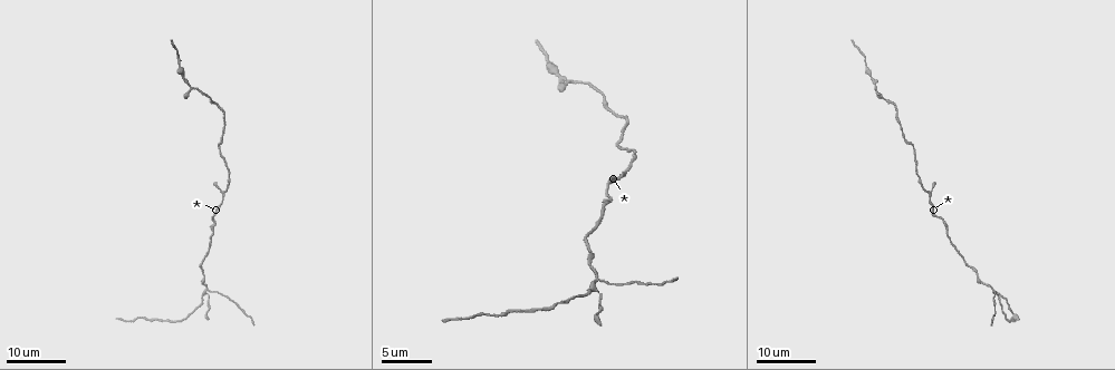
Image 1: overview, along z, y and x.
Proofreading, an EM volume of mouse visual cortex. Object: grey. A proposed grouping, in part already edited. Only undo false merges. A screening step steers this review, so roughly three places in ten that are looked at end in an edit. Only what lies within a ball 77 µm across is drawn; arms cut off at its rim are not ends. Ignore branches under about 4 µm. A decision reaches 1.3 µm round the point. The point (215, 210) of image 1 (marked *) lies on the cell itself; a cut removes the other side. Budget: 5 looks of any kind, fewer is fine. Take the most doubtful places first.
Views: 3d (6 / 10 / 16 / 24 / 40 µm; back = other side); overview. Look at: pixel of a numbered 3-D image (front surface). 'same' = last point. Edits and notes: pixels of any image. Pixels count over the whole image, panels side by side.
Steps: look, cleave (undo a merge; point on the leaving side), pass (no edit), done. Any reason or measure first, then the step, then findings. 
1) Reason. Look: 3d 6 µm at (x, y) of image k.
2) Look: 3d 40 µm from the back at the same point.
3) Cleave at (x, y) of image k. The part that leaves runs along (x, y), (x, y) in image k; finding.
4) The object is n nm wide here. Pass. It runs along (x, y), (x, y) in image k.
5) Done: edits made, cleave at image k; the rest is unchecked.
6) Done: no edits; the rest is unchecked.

Three arms meet. Look: 3d 16 µm at (203, 293) of image 1.

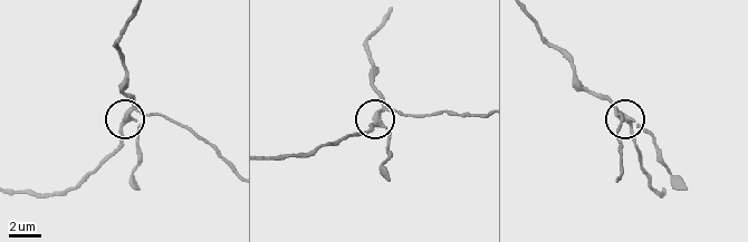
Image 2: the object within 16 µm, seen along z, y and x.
Look: 3d 10 µm at (132, 121) of image 2.

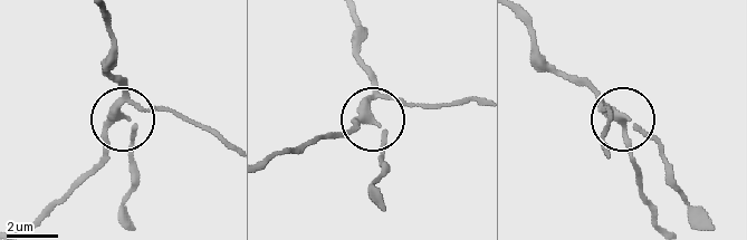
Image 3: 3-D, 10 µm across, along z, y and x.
From behind. Look: 3d 10 µm from the back at (118, 116) of image 3.

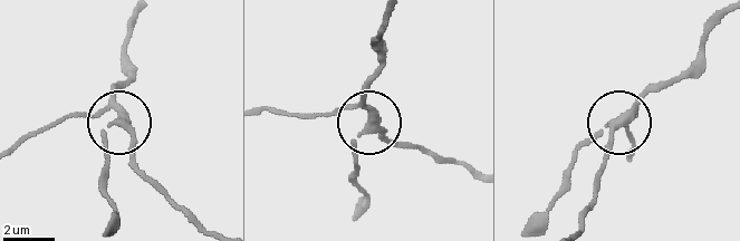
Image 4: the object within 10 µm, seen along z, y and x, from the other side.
The object is 250 nm wide here. Pass. It runs along (721, 19), (683, 69), (587, 141), (564, 170) in image 4; one cell here.

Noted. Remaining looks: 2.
Look: 3d 16 µm at (570, 83) of image 1.

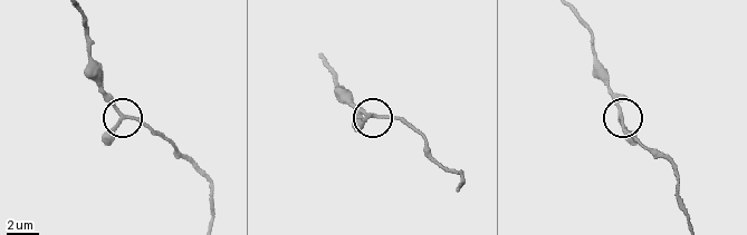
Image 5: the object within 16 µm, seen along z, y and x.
Look: 3d 10 µm at (373, 116) of image 5.

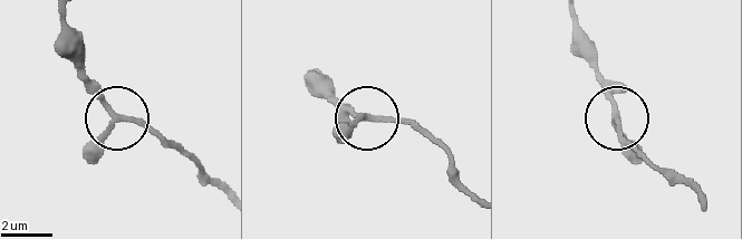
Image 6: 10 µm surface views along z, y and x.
3 arms meet here. Pass. It runs along (697, 193), (614, 123), (614, 97), (601, 74) in image 6; continuous, no second cell.

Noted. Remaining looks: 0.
Done: no edits; the rest is unchecked.

